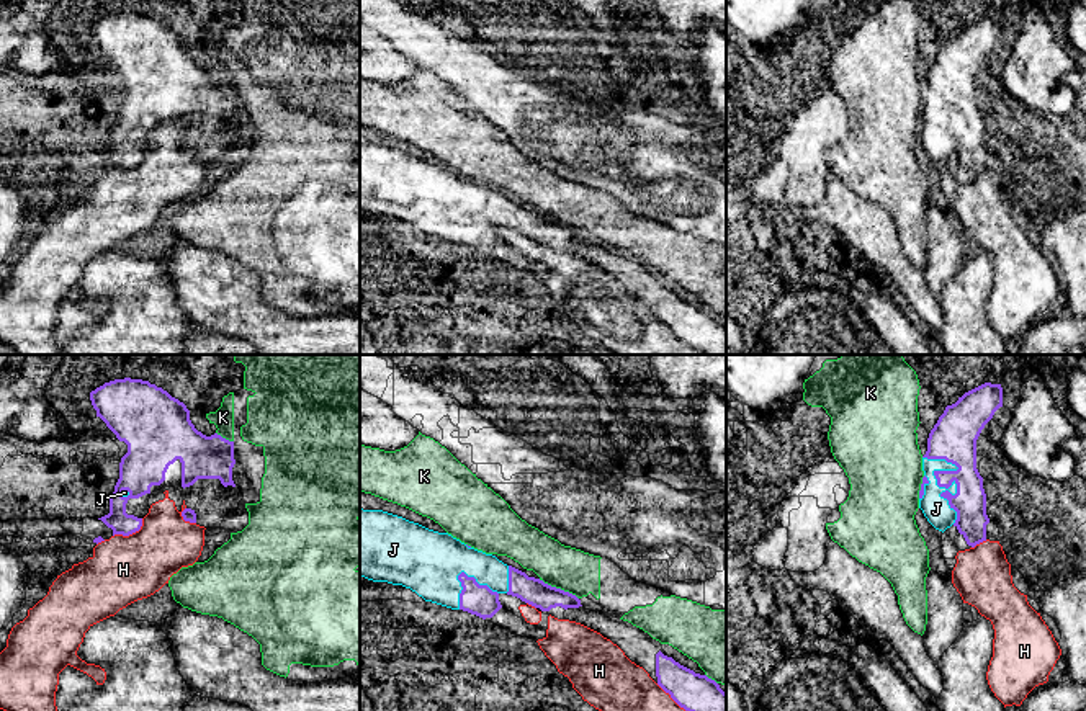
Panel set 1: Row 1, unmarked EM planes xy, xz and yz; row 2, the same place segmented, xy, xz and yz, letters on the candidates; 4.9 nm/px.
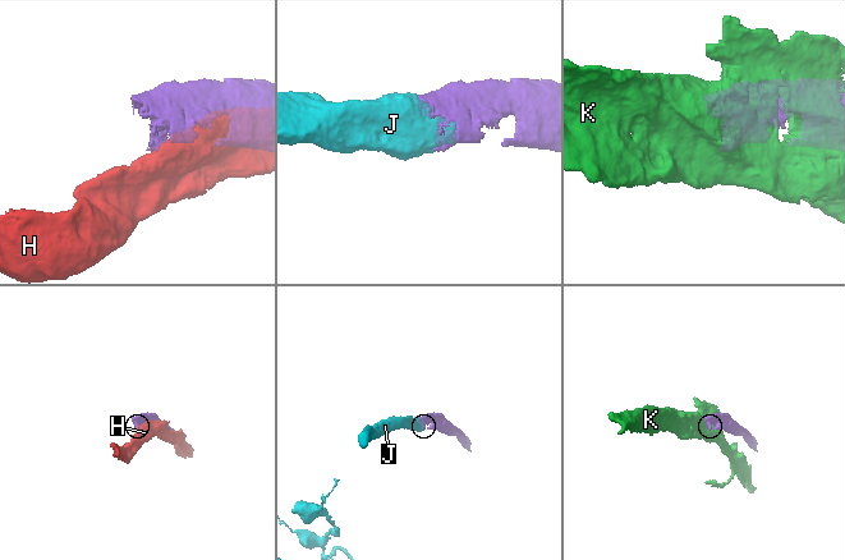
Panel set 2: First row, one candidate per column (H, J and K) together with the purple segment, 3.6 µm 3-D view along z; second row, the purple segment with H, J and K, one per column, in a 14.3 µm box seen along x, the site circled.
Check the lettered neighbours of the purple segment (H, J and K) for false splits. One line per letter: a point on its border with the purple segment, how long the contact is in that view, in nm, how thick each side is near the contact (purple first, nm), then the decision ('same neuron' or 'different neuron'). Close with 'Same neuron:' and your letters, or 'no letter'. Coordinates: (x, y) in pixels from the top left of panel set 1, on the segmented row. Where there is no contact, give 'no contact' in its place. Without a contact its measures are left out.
H: meets purple in xy at (131, 533); contact 180 nm long; 120 nm thick on the purple side, 320 nm on the other; different neuron
J: meets purple in yz at (936, 471); contact 360 nm long; 220 nm thick on the purple side, 140 nm on the other; same neuron
K: meets purple in xz at (558, 589); contact 220 nm long; 140 nm thick on the purple side, 220 nm on the other; different neuron
Same neuron: J

